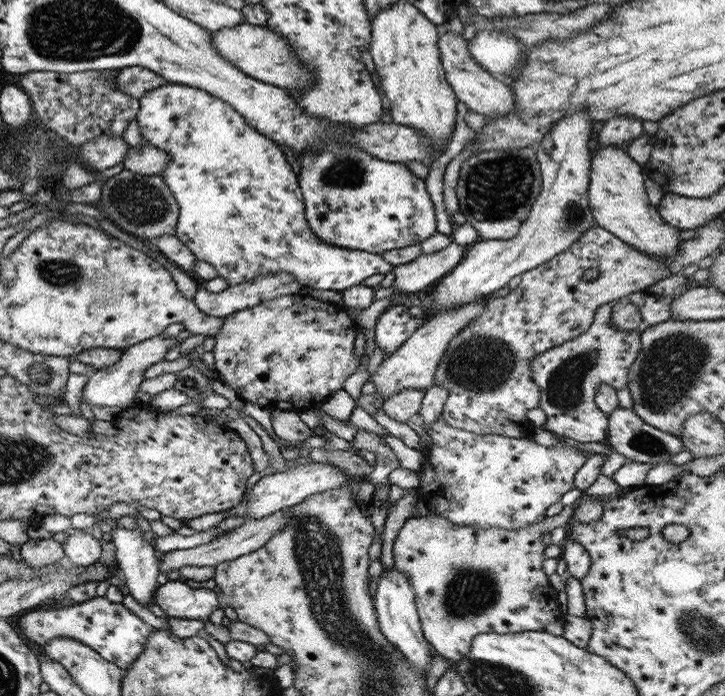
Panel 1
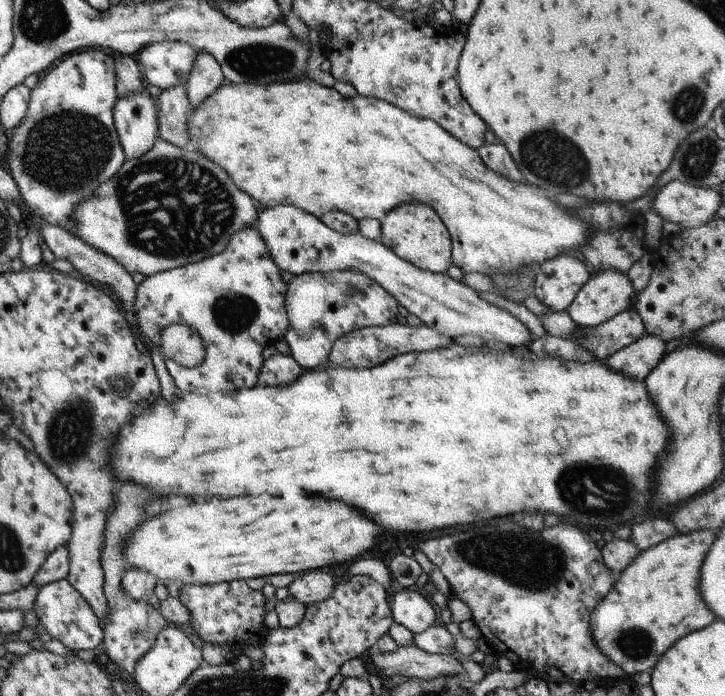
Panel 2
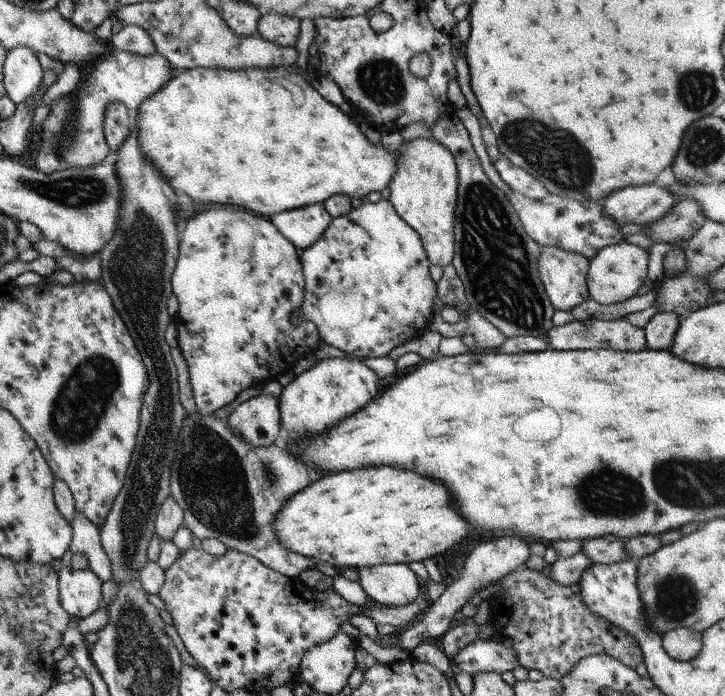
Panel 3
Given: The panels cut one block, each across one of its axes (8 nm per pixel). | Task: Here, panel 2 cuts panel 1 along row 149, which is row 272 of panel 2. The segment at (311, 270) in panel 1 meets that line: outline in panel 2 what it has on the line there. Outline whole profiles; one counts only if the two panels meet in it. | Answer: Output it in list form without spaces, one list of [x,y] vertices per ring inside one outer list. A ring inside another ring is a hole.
[[[252,225],[243,226],[243,230],[231,236],[223,252],[199,262],[157,272],[155,276],[146,276],[136,284],[133,298],[135,324],[145,340],[158,346],[163,328],[183,324],[195,330],[205,346],[203,362],[193,368],[164,361],[179,391],[231,392],[241,386],[251,388],[257,382],[264,359],[261,350],[284,338],[287,332],[284,306],[287,284],[282,281],[279,271],[267,252],[267,244]]]

